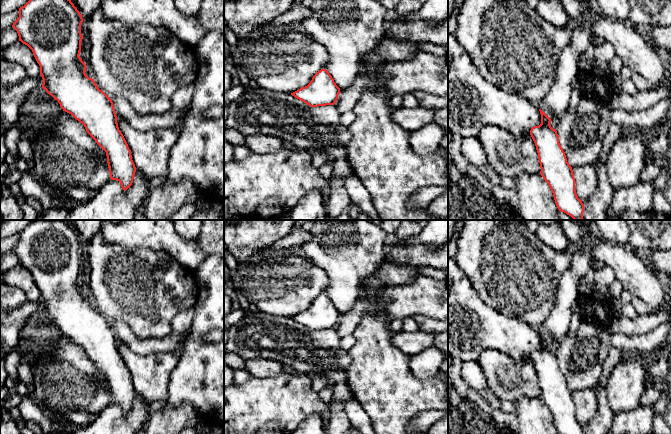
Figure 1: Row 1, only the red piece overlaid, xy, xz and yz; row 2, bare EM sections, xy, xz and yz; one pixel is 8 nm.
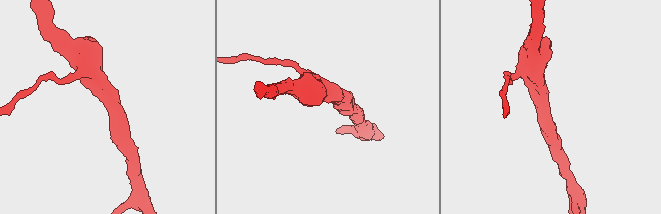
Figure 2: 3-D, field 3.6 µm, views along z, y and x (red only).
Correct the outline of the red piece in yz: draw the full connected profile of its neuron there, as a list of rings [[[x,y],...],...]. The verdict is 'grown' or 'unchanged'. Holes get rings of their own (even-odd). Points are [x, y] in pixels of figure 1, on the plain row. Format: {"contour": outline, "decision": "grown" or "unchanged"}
{"contour": [[[539,333],[541,348],[530,354],[540,387],[540,398],[549,409],[559,434],[584,434],[584,428],[575,414],[572,391],[567,386],[556,353],[550,349],[551,343]]], "decision": "unchanged"}

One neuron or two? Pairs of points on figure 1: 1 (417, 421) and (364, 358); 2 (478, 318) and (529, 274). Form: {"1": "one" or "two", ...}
{"1": "two", "2": "two"}

